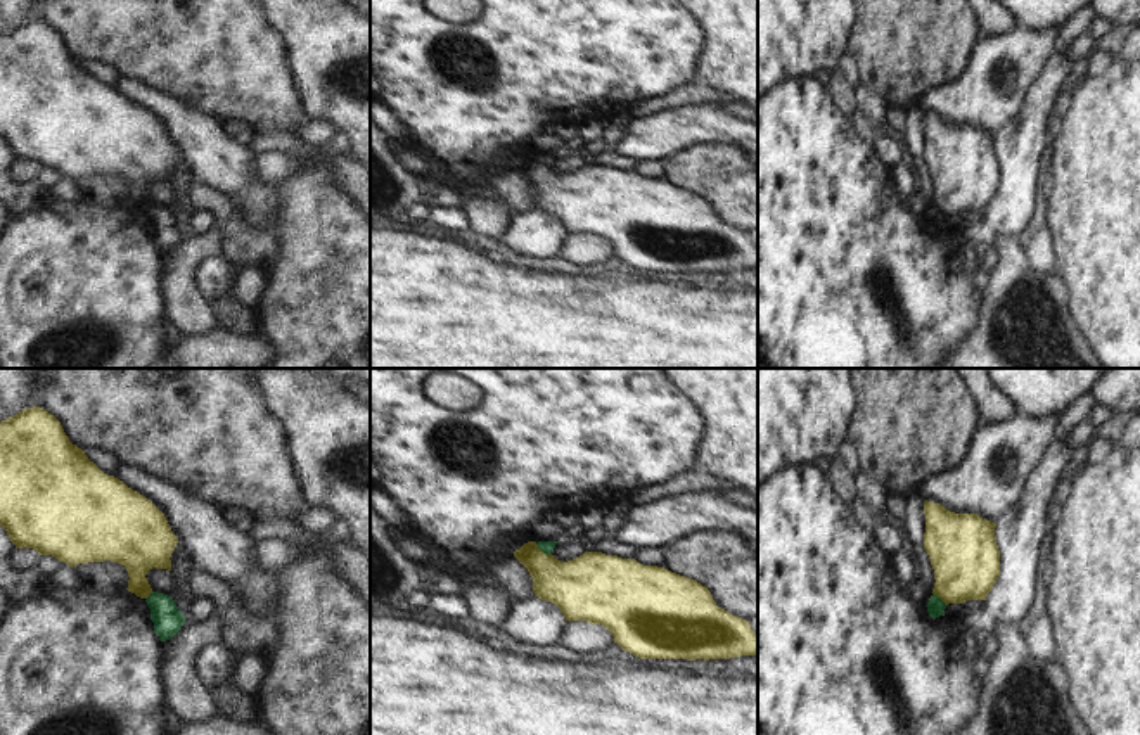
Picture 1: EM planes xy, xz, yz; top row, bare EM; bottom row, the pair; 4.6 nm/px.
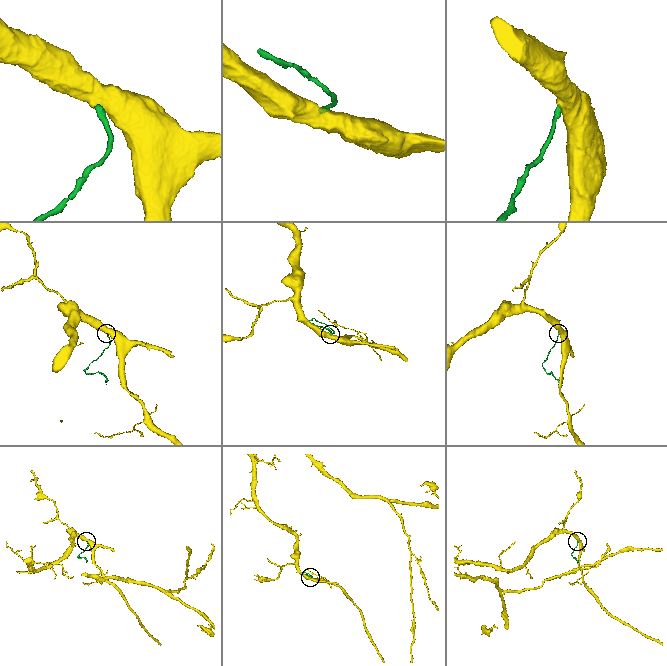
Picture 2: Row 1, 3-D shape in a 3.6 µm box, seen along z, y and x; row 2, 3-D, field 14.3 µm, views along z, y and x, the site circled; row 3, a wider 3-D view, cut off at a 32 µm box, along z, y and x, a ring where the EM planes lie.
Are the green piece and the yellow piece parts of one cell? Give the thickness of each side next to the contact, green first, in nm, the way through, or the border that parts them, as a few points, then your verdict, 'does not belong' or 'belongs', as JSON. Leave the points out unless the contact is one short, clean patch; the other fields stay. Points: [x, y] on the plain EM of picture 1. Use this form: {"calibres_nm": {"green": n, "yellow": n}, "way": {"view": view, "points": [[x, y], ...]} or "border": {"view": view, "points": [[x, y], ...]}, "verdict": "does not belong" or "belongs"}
{"calibres_nm": {"green": 60, "yellow": 300}, "border": {"view": "xz", "points": [[535, 156], [550, 166]]}, "verdict": "does not belong"}

